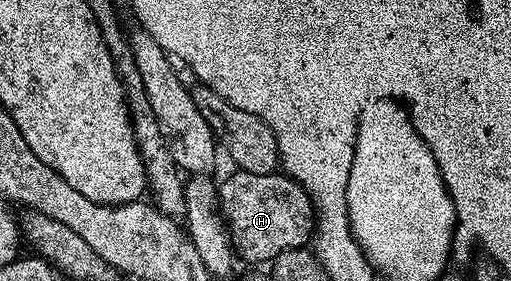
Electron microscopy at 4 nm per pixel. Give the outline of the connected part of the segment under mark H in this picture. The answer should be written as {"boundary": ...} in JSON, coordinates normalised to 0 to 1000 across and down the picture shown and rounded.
{"boundary":[[[477,601],[452,609],[452,619],[425,658],[425,726],[429,754],[452,840],[452,872],[470,918],[483,929],[528,936],[550,893],[595,883],[611,854],[616,822],[616,740],[609,698],[573,633],[552,609],[526,623],[495,623]]]}

